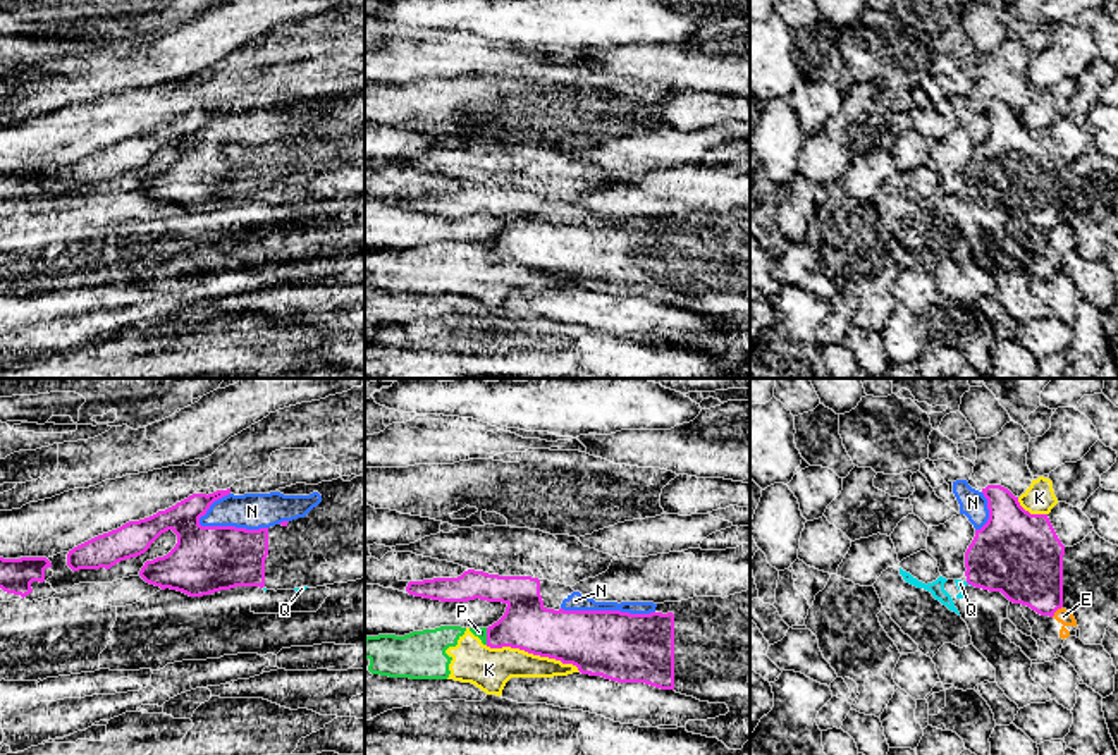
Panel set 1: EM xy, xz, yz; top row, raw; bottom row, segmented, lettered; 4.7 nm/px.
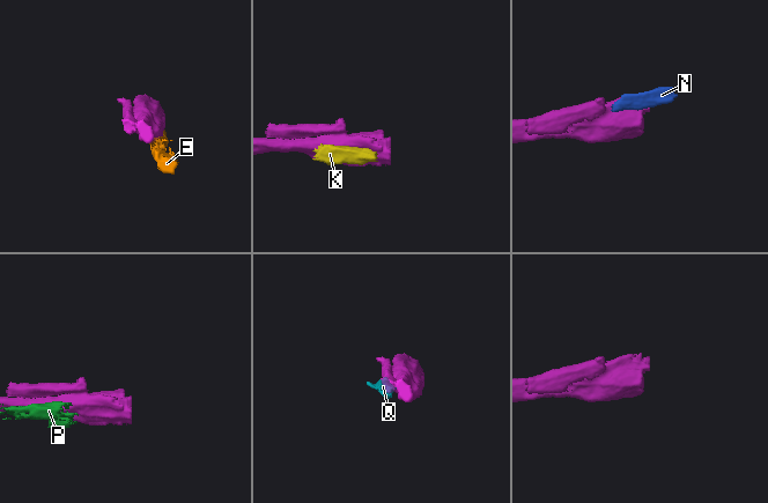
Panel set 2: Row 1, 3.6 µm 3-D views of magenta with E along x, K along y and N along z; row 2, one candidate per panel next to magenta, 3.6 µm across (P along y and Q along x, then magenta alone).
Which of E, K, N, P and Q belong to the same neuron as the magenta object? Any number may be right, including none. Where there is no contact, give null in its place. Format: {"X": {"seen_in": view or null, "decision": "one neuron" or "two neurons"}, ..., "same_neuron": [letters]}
{"E": {"seen_in": "yz", "decision": "two neurons"}, "K": {"seen_in": "xz", "decision": "two neurons"}, "N": {"seen_in": "xy", "decision": "one neuron"}, "P": {"seen_in": "xz", "decision": "two neurons"}, "Q": {"seen_in": "yz", "decision": "two neurons"}, "same_neuron": ["N"]}

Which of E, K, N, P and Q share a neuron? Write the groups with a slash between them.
E / K P / N / Q

